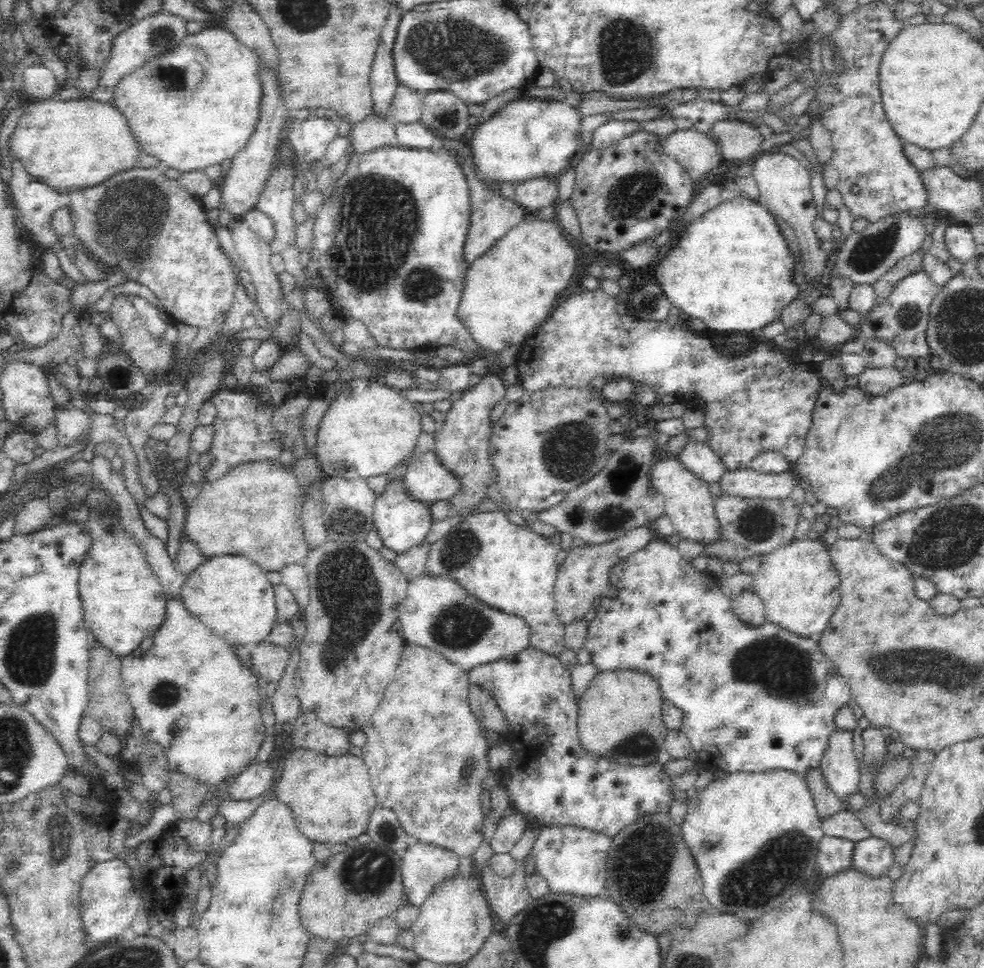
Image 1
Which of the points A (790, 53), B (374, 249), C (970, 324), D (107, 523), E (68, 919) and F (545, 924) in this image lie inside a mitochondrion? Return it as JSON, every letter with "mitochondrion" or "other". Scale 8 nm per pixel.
{"A":"other","B":"mitochondrion","C":"mitochondrion","D":"mitochondrion","E":"other","F":"mitochondrion"}

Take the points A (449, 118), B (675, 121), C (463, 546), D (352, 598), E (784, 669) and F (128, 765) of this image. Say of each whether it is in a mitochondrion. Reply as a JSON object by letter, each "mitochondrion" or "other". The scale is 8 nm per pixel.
{"A":"mitochondrion","B":"other","C":"mitochondrion","D":"mitochondrion","E":"mitochondrion","F":"other"}

